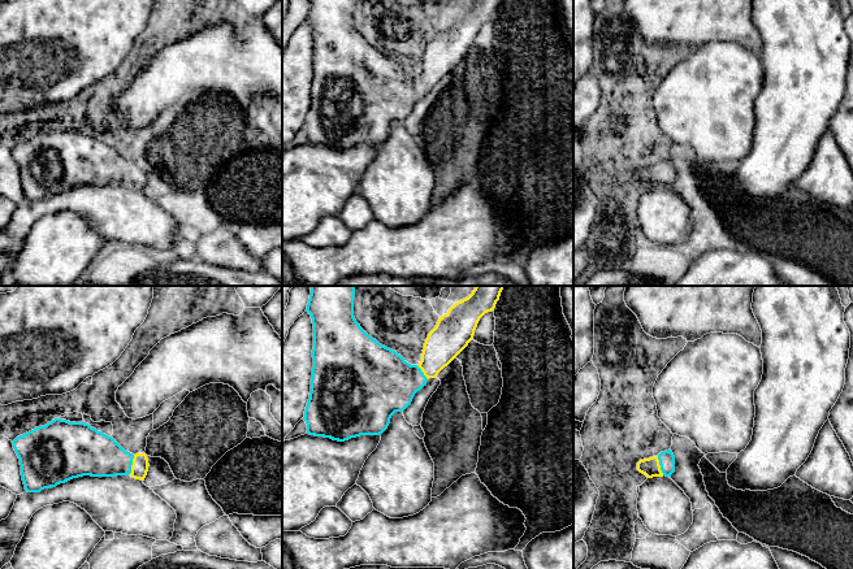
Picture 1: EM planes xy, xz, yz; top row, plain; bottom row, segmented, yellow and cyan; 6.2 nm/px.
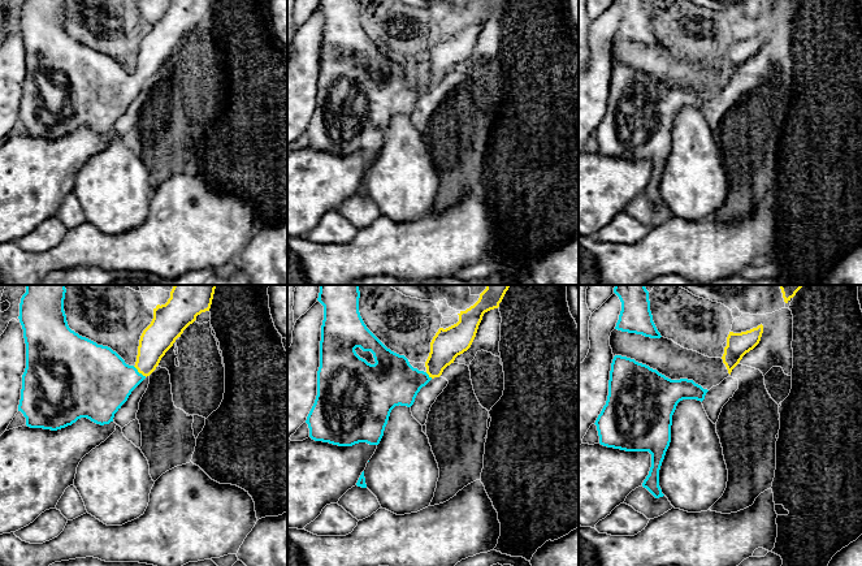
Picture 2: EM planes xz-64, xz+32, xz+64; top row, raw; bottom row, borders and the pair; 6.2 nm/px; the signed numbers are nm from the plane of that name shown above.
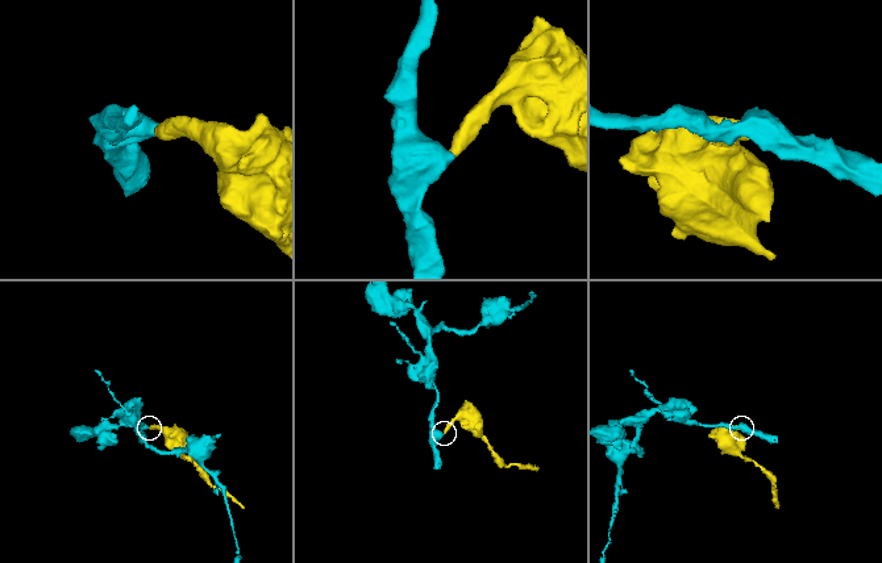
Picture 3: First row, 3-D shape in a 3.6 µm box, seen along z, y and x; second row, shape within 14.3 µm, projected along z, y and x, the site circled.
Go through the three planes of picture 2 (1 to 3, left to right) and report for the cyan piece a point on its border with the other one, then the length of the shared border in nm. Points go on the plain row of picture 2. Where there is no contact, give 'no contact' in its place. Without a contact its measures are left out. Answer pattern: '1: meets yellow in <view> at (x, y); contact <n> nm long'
1: meets yellow in xz-64 at (139, 81); contact 110 nm long
2: meets yellow in xz+32 at (429, 83); contact 60 nm long
3: no contact

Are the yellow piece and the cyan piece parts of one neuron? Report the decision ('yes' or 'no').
yes

